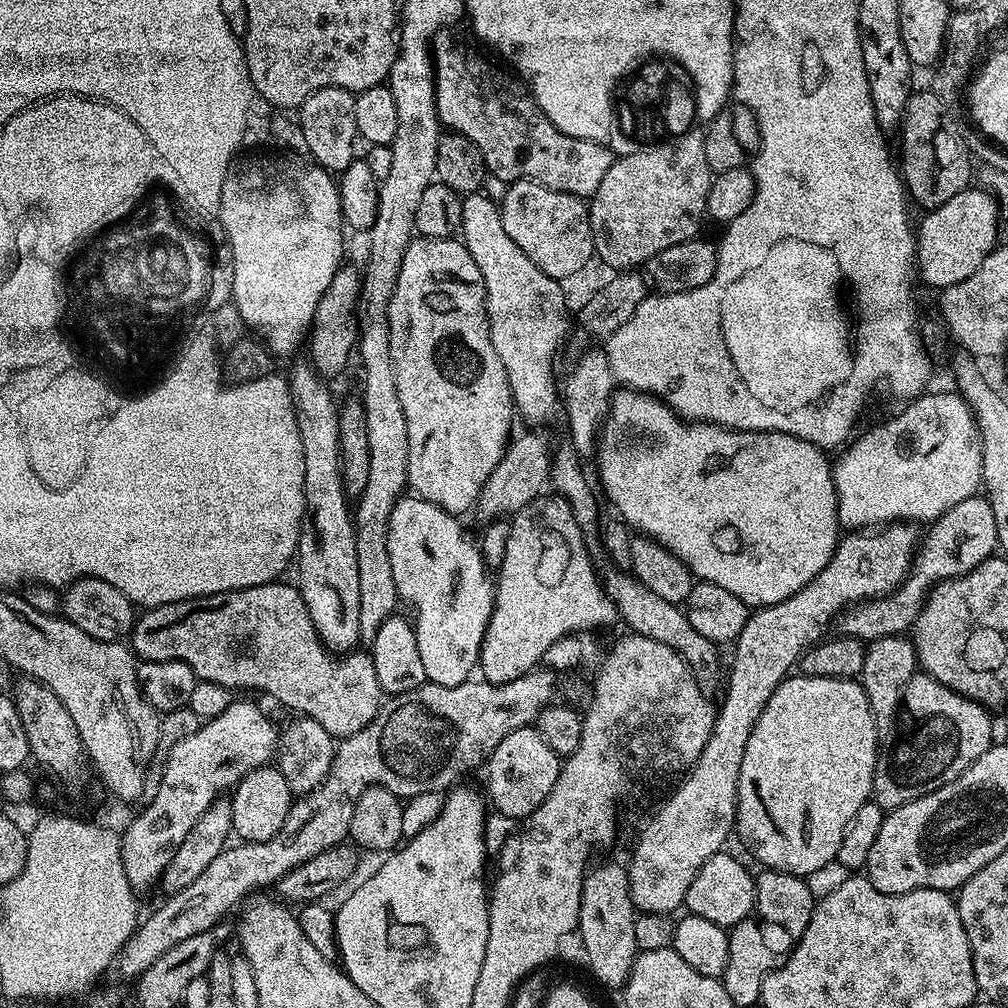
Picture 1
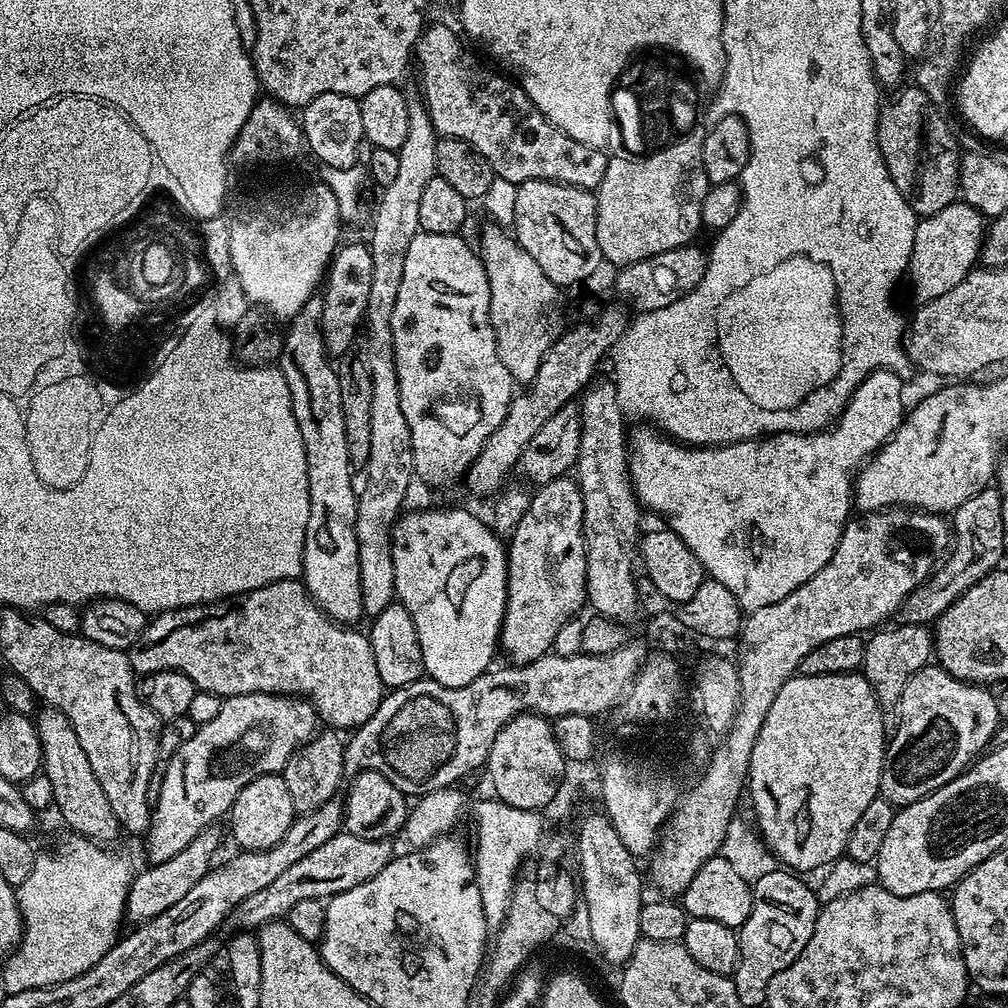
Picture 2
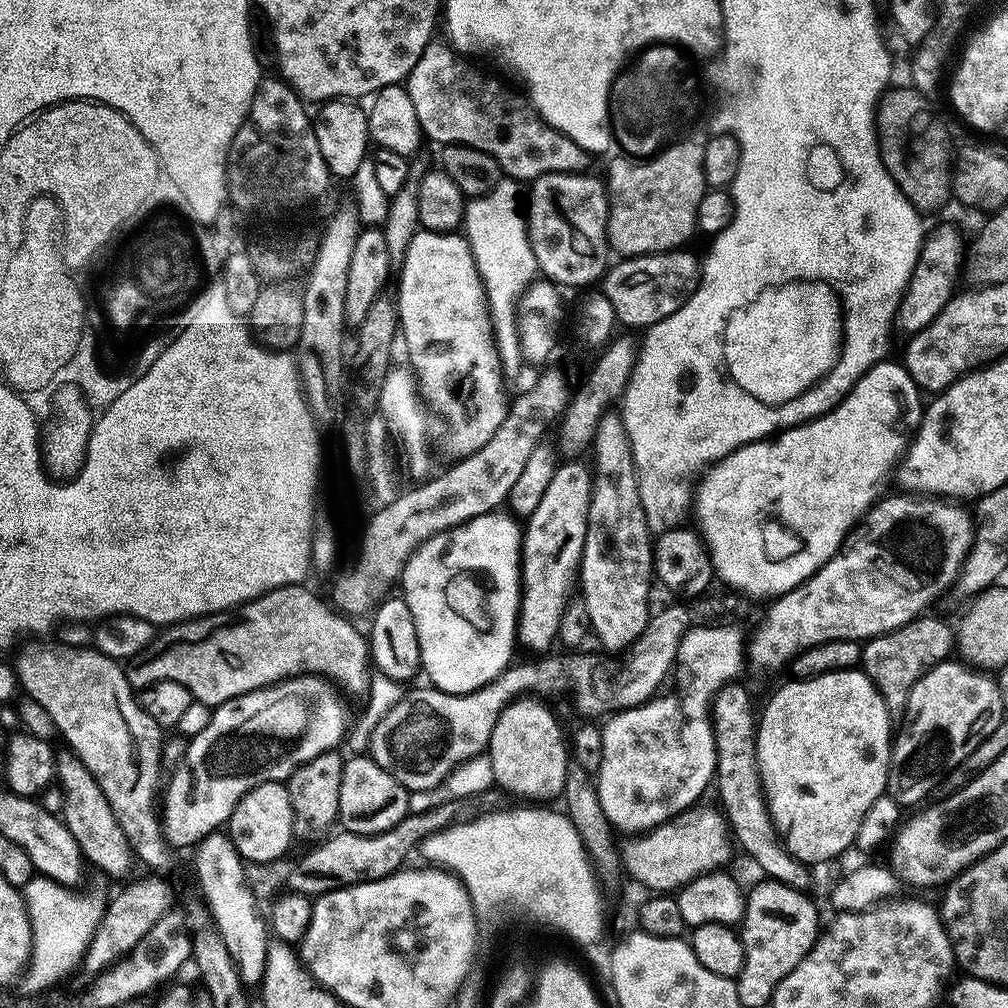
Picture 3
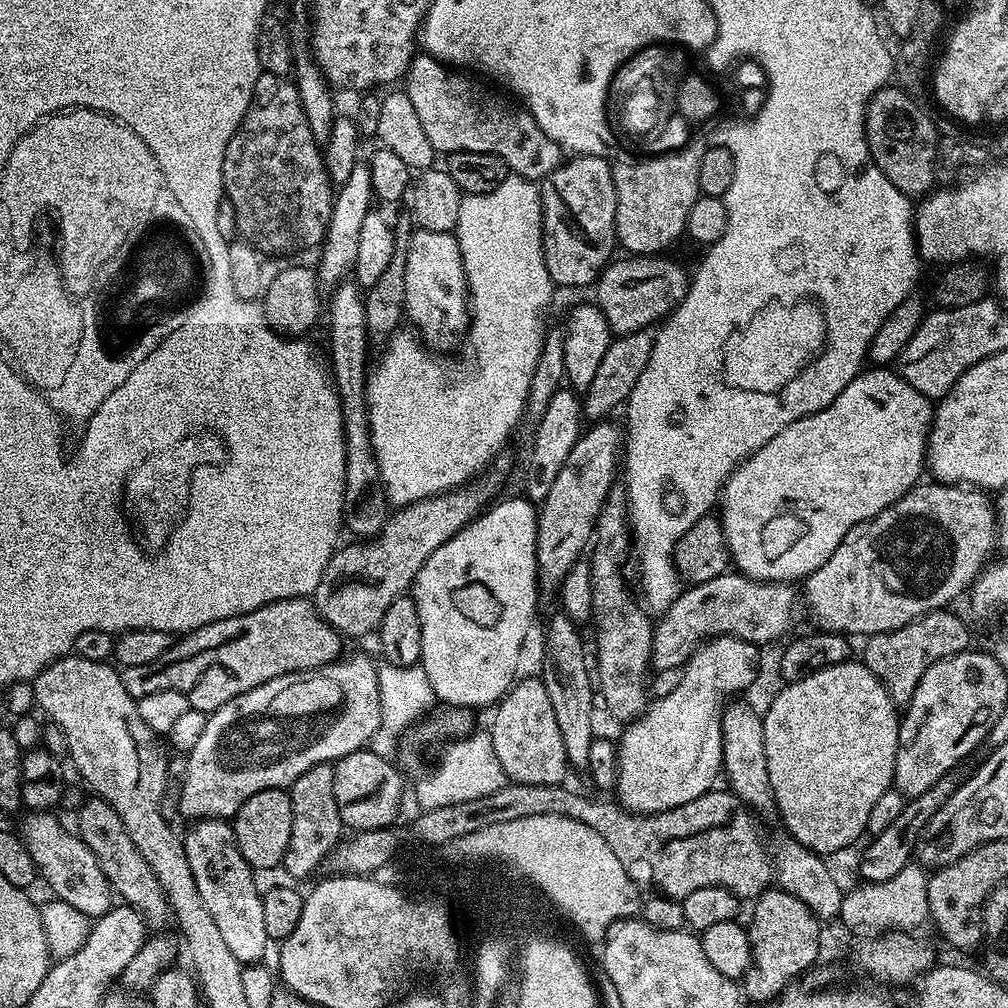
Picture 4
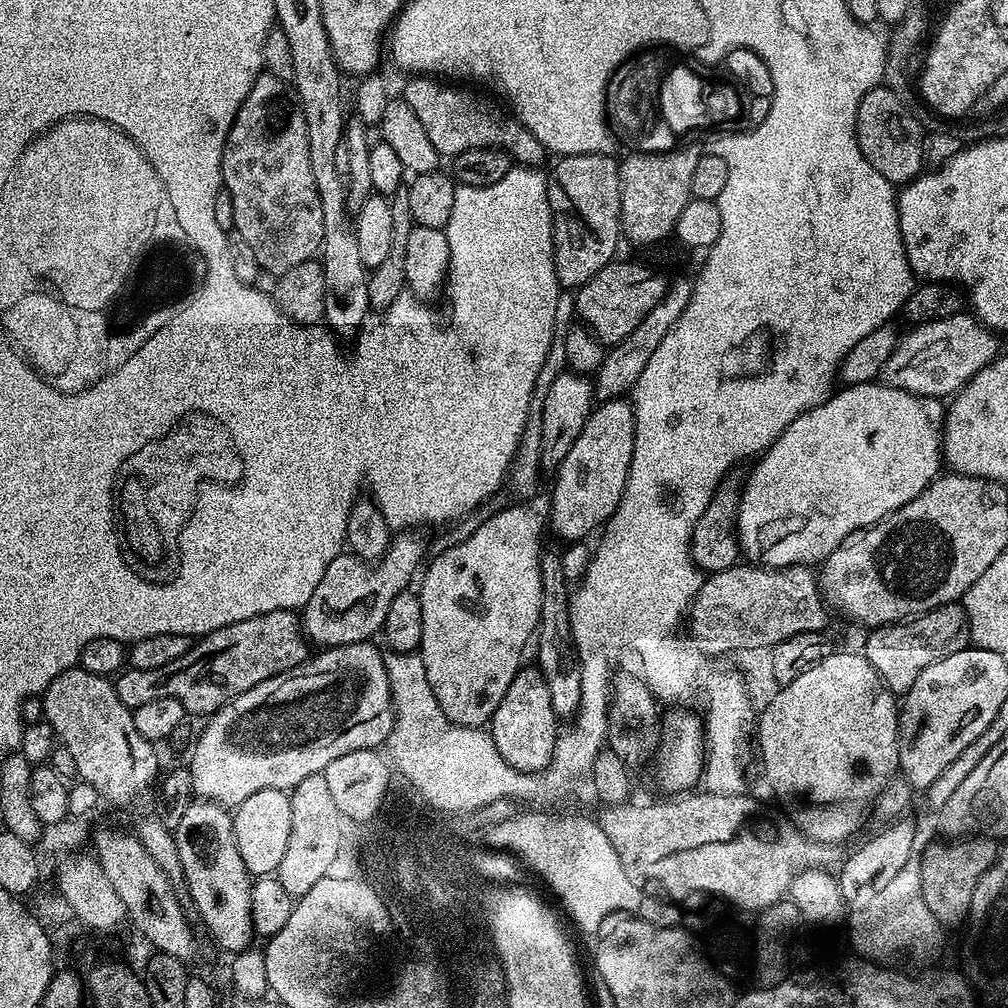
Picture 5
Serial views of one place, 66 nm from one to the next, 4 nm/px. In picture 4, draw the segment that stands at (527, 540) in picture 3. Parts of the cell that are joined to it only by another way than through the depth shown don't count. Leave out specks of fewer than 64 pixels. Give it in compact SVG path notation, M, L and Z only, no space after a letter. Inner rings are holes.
M596 422L592 429L585 431L576 441L566 466L550 486L550 494L542 501L536 518L536 571L541 589L559 589L563 579L576 560L581 559L580 552L589 547L594 536L596 520L602 506L608 501L608 493L614 487L618 465L622 460L622 432L612 422Z

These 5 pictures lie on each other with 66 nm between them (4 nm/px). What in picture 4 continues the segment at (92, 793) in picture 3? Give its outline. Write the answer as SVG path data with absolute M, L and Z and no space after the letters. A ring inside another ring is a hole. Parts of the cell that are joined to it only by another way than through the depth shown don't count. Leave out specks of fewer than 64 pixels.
M88 798L75 816L79 838L91 850L94 858L98 858L98 866L102 866L102 874L106 874L113 893L123 903L135 908L149 925L155 926L169 919L168 900L160 889L158 878L154 878L154 870L146 866L146 858L138 854L138 846L130 842L130 834L126 834L126 826L122 826L122 818L118 818L115 810L105 800Z

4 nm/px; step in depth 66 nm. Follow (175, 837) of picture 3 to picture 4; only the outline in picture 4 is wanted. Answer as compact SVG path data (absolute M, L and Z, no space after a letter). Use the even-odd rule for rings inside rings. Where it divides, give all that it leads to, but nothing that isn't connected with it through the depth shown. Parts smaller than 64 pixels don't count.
M348 656L336 661L335 664L326 664L323 668L317 668L311 674L304 674L299 677L297 684L292 676L279 676L270 682L266 682L262 686L258 686L254 690L250 690L246 694L238 694L230 702L222 705L217 712L211 713L207 717L208 720L204 724L204 729L200 732L200 737L192 744L192 752L187 753L188 765L186 766L186 776L184 784L179 787L179 815L189 816L189 821L195 822L205 818L232 818L235 817L236 811L242 806L242 802L246 802L246 798L250 798L254 794L258 794L267 788L287 789L302 774L306 774L306 770L310 770L313 764L323 764L325 762L335 762L349 755L351 752L363 749L365 745L375 736L376 731L380 729L380 699L378 698L378 674L376 673L376 665L373 657L368 656ZM292 696L296 696L296 700L312 700L312 704L296 704L296 700L292 700ZM292 704L296 704L296 708L292 708ZM324 704L332 704L332 708L328 708L328 720L324 720L324 728L328 728L328 736L324 736L324 740L328 740L328 744L324 744L324 748L312 748L312 752L304 752L304 756L292 756L292 760L276 760L276 764L252 764L252 760L248 760L248 752L244 752L244 728L240 728L240 724L244 724L244 716L248 716L248 724L252 724L252 716L256 716L256 712L268 712L268 716L284 716L284 712L288 712L288 708L292 708L292 712L296 712L296 716L312 716L312 712L316 712L316 716L324 716Z

